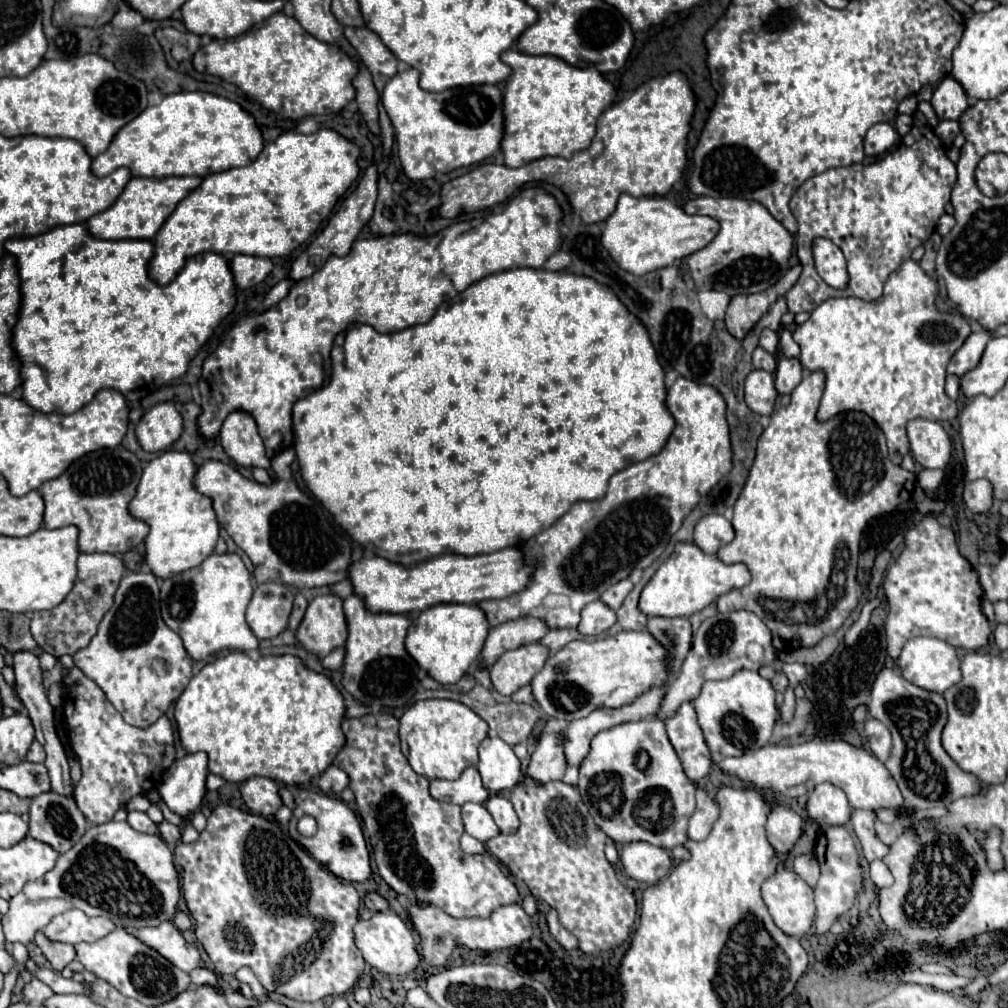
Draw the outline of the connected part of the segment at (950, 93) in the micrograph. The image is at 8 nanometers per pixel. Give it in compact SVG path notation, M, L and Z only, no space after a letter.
M952 76L944 78L936 86L930 104L940 120L958 120L962 116L962 112L966 112L970 106L966 92Z

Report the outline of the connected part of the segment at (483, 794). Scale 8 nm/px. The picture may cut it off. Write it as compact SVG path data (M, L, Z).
M466 768L458 780L432 780L430 796L442 802L466 804L466 802L486 802L488 790L482 786L482 778L476 768Z

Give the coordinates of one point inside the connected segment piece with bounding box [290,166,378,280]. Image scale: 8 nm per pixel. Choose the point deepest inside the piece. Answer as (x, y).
(355, 211)

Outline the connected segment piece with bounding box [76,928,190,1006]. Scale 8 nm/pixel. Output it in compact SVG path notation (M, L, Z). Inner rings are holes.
M116 928L114 932L110 932L108 936L104 936L98 942L78 944L76 954L88 972L92 972L100 980L106 980L108 984L112 984L120 994L140 1000L146 1006L156 1006L156 1004L174 1000L190 984L190 976L186 972L178 970L174 964L170 964L166 958L162 958L156 950L152 950L146 944L142 944L140 940L136 940L124 928Z

